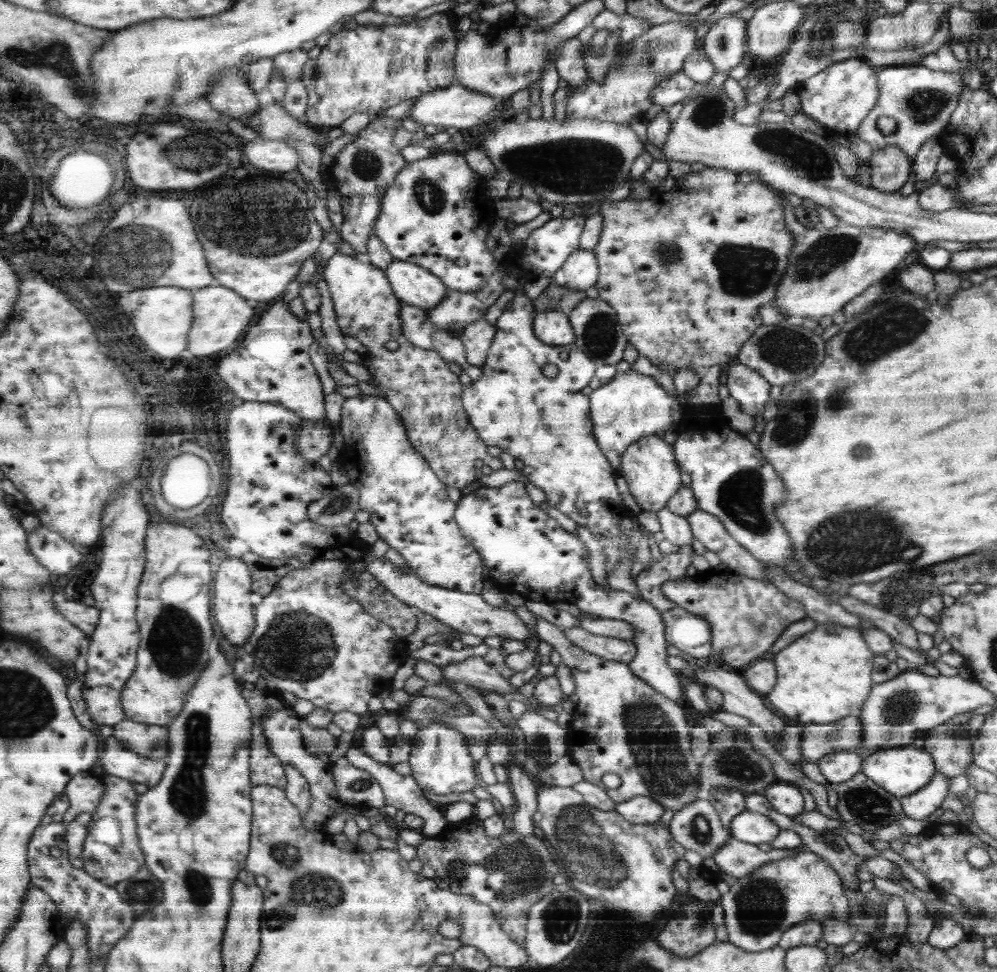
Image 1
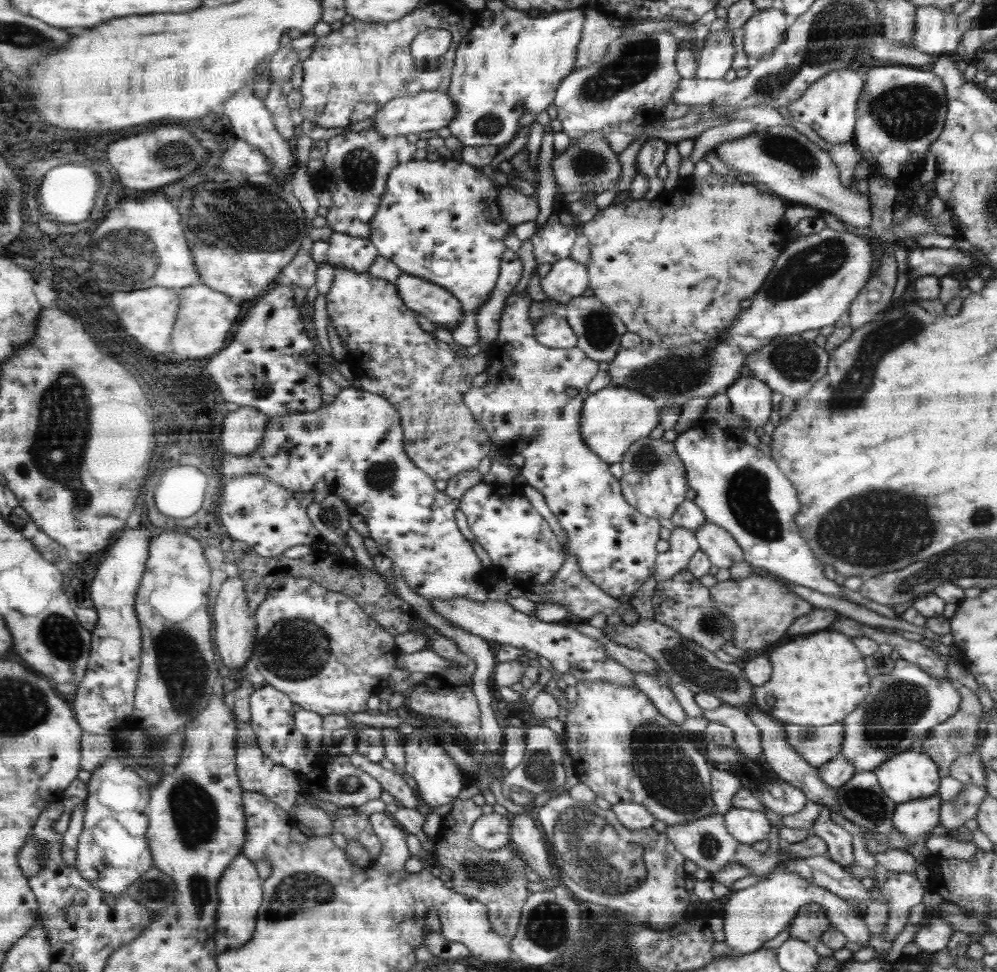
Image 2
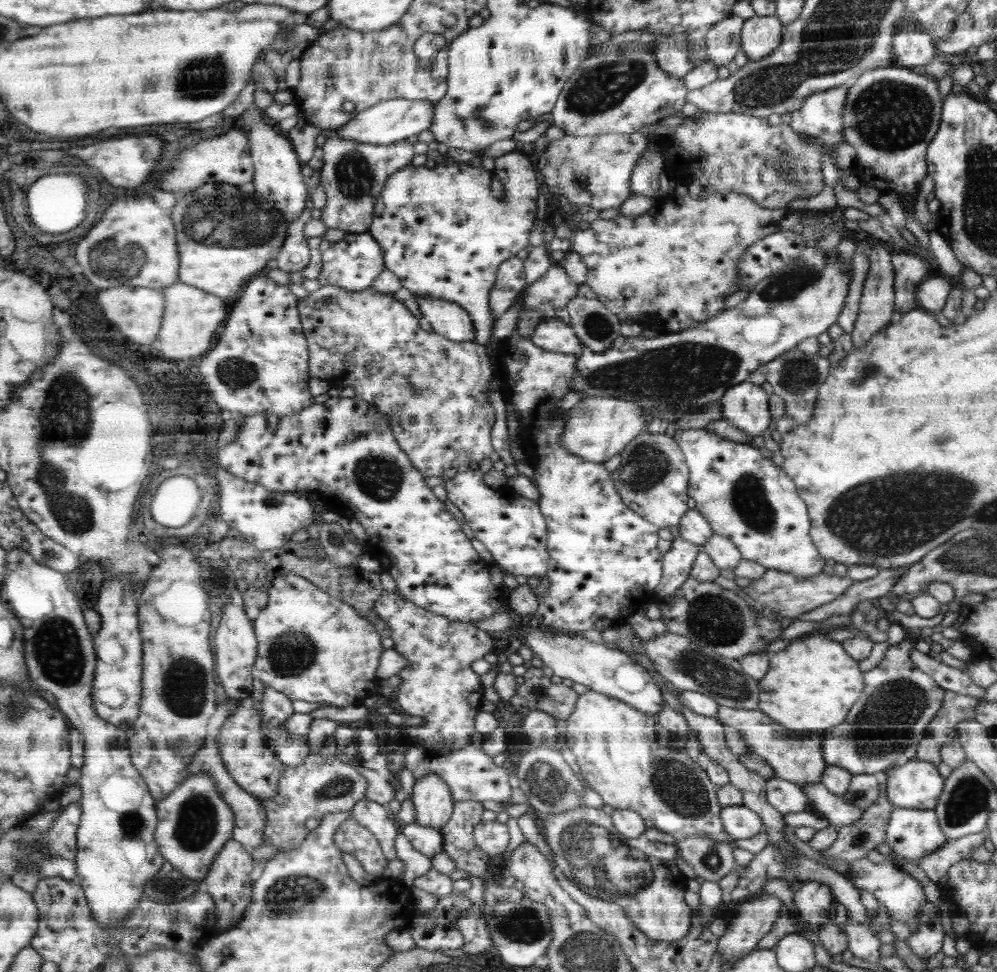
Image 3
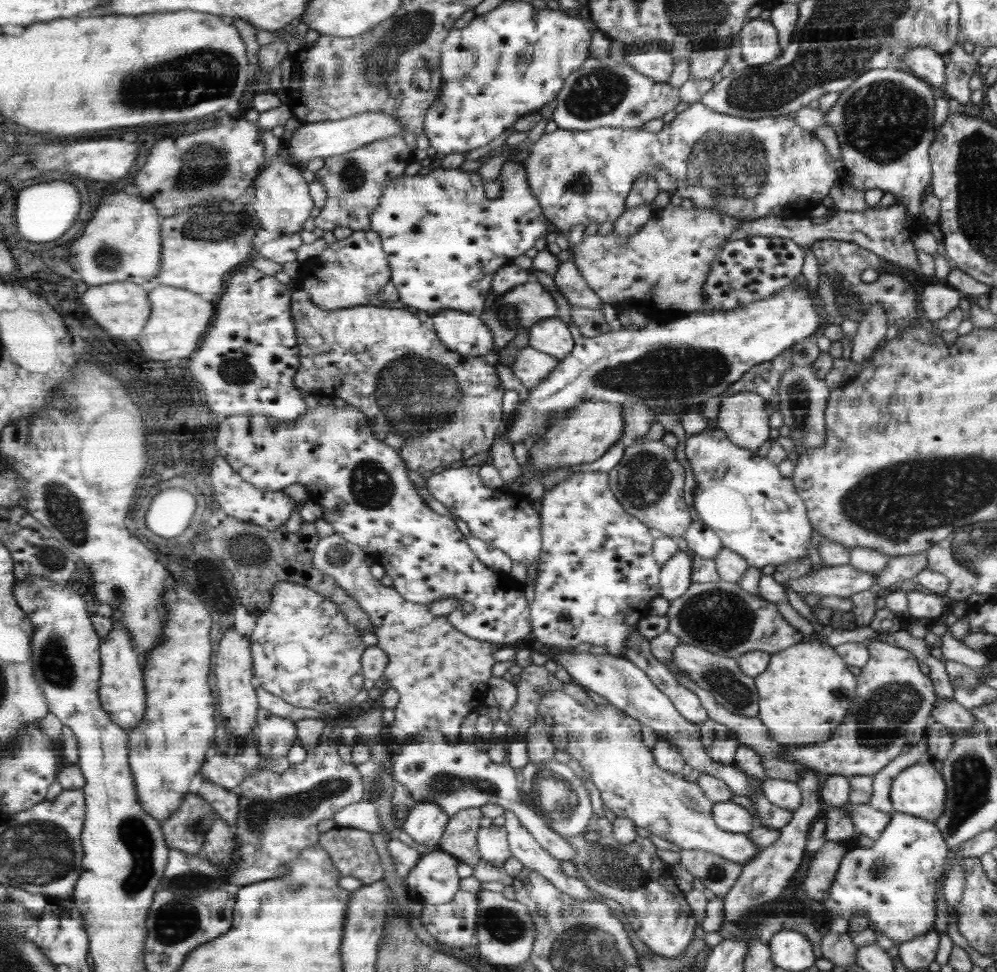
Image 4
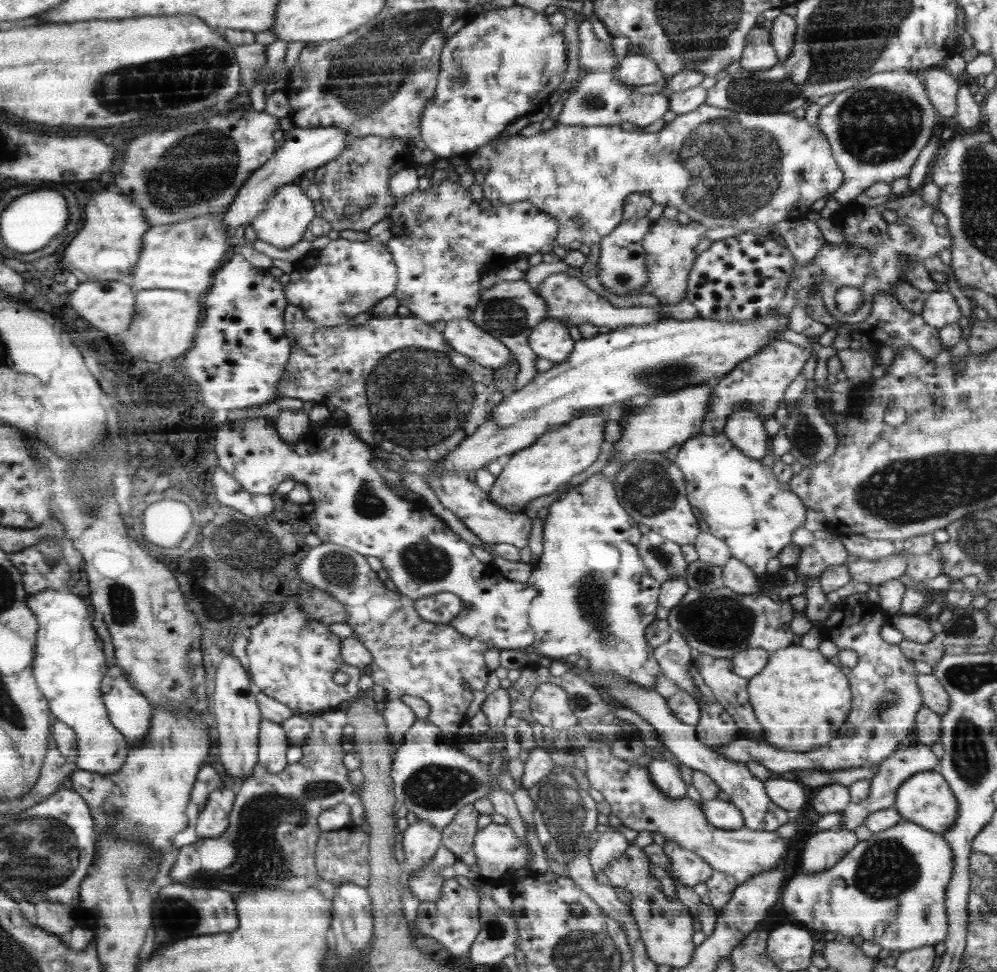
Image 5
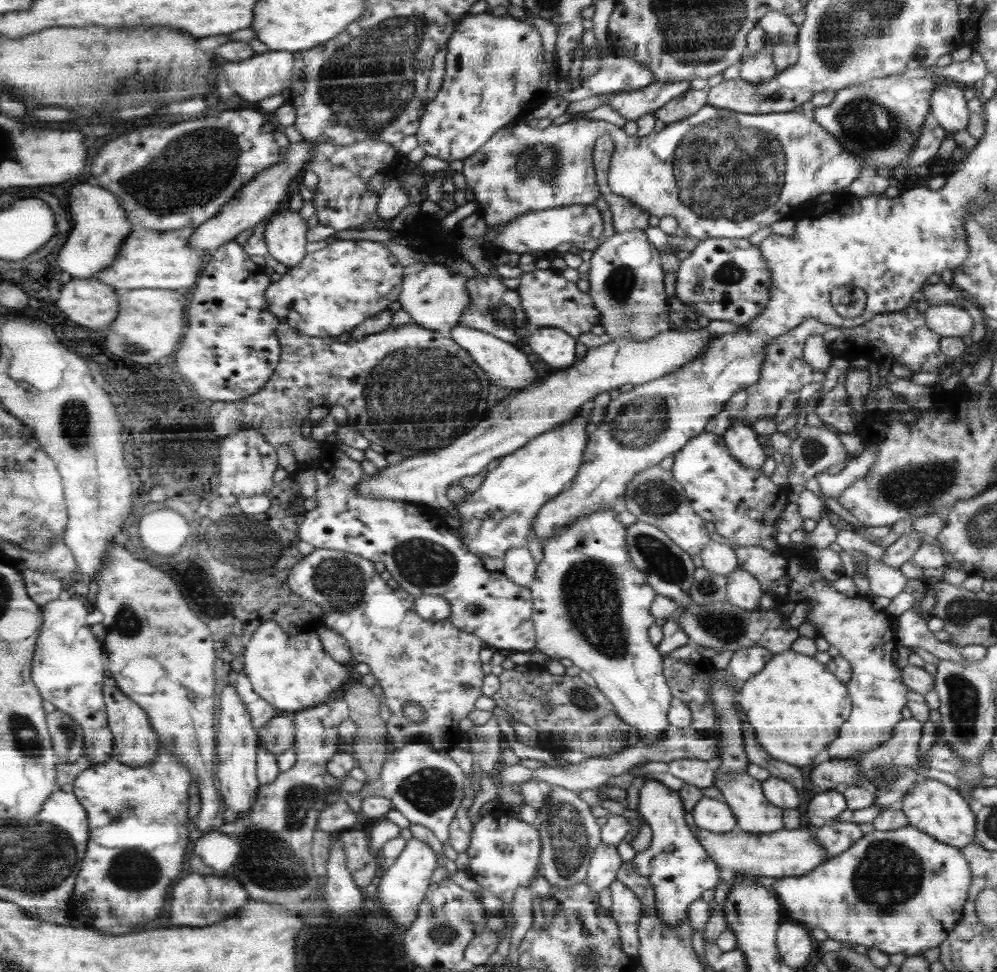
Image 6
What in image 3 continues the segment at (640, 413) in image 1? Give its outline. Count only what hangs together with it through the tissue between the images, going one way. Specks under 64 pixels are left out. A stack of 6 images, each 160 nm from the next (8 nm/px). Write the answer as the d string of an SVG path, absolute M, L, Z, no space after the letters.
M612 397L582 398L566 416L568 426L563 434L564 449L589 462L602 464L610 456L622 453L648 424L645 408L640 403Z

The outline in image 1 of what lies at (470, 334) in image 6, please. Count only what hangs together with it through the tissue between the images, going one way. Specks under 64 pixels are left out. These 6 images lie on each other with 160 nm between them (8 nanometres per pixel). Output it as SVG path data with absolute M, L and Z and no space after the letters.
M394 258L384 272L399 300L410 306L432 309L447 297L443 279L416 263Z

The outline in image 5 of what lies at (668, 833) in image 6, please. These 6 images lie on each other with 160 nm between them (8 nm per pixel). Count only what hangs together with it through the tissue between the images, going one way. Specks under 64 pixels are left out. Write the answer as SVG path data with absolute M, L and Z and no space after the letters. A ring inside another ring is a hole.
M661 754L651 762L648 769L654 783L662 789L663 794L671 798L683 798L686 796L686 784L680 775L679 764L671 759L664 758ZM670 839L665 840L663 851L670 859L670 878L678 881L680 884L686 884L686 887L706 883L715 871L711 865L704 861L695 851L685 849Z

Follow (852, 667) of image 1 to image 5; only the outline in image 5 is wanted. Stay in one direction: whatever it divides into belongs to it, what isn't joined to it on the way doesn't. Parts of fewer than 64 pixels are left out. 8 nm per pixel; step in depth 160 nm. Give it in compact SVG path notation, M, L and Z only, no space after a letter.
M801 644L787 646L770 653L766 666L748 682L748 698L755 717L763 728L764 740L772 740L772 746L782 750L810 752L826 746L836 738L838 728L844 724L846 714L852 710L852 695L847 671L834 665L818 649L806 649Z

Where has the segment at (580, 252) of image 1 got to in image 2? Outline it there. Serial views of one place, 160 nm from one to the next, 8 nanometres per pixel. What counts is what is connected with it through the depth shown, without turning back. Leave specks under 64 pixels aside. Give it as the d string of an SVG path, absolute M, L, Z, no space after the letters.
M571 257L555 262L548 274L541 278L540 286L547 298L565 304L572 297L582 296L590 286L587 265Z

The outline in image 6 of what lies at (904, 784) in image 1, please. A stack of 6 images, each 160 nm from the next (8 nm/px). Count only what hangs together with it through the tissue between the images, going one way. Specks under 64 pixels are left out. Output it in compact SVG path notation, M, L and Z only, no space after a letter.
M924 779L915 783L911 790L900 801L900 810L907 816L910 825L918 830L926 831L929 835L962 849L975 840L975 830L978 817L975 810L969 806L960 791L935 779Z

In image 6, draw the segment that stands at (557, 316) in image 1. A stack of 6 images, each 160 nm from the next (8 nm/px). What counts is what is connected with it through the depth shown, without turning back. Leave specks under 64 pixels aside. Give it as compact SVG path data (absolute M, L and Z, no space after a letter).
M544 326L532 329L526 346L547 370L564 369L577 360L576 340L577 337L573 337L560 327Z

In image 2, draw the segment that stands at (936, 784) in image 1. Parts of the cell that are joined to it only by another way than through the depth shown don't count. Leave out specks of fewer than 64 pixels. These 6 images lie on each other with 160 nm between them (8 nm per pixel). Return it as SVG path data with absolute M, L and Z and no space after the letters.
M934 795L897 803L891 818L893 827L907 838L917 840L918 836L928 834L938 824L938 808L942 806L942 798Z

